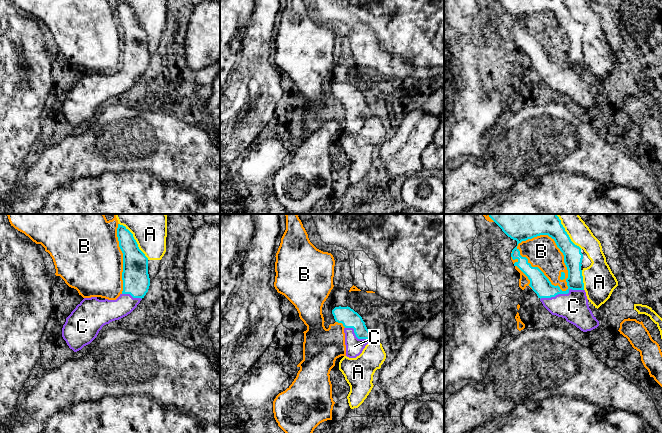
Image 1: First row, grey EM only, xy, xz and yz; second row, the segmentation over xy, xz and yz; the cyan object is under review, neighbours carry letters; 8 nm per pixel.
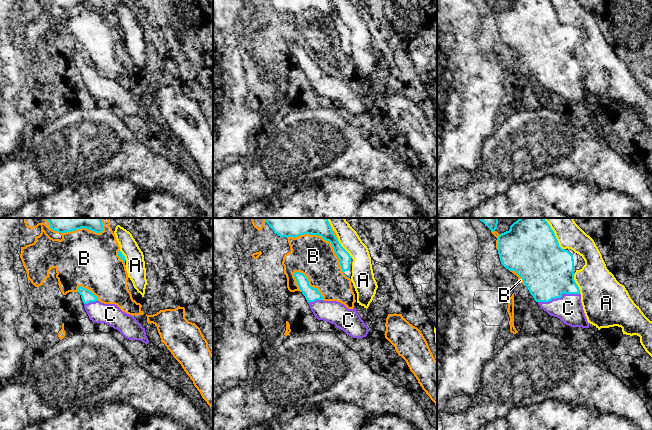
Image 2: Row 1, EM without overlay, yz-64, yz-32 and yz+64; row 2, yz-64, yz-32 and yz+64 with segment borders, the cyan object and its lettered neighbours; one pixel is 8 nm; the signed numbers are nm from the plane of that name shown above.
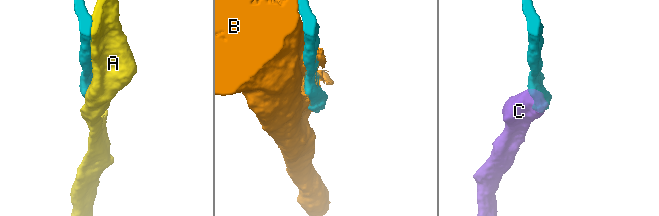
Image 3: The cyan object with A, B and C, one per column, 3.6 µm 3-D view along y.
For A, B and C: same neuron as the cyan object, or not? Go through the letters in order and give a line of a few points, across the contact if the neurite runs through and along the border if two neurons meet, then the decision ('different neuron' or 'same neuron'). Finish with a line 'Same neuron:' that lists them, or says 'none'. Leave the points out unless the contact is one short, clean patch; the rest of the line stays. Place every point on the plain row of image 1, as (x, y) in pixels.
A: different neuron
B: different neuron
C: line yz (540, 60), (549, 69), (562, 69), (573, 82); same neuron
Same neuron: C

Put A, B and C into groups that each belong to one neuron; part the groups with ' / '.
A / B / C

